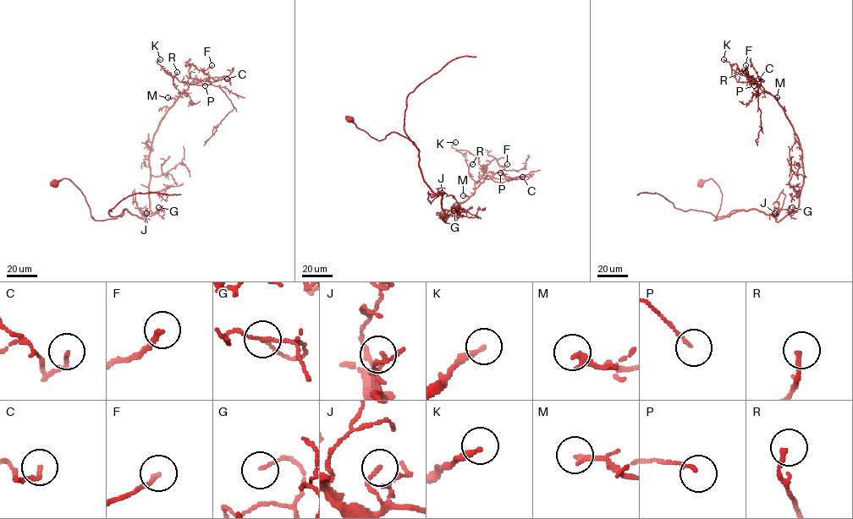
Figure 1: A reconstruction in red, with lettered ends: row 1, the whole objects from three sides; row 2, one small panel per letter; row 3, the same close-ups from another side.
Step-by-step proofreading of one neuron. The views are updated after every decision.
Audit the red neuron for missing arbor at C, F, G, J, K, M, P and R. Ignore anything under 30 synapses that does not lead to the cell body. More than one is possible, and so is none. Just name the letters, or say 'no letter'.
no letter

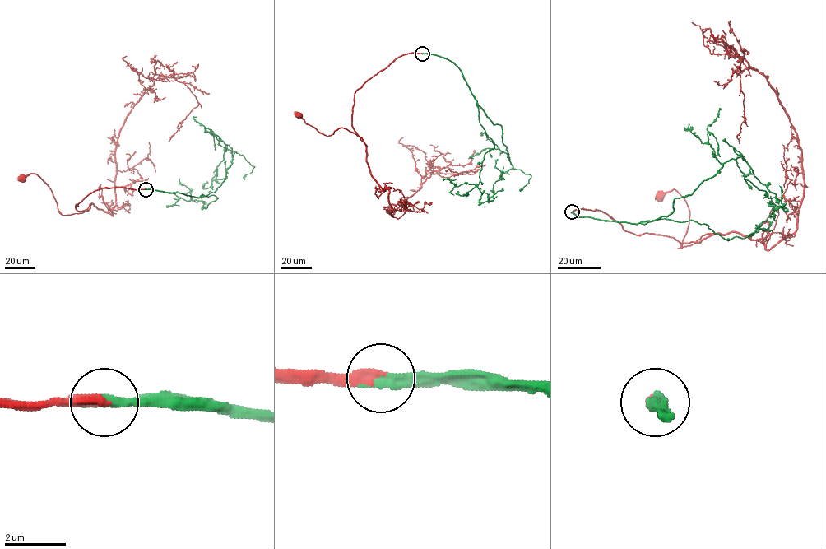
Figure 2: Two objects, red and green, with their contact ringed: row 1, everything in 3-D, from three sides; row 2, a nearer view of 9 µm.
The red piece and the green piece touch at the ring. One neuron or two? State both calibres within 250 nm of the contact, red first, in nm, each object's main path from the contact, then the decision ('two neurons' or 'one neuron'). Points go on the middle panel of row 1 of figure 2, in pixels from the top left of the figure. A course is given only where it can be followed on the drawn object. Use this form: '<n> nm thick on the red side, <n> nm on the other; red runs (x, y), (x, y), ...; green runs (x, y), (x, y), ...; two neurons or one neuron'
380 nm thick on the red side, 360 nm on the other; red runs (422, 53), (396, 58), (355, 92), (351, 126), (366, 151), (354, 133), (340, 127), (324, 135), (297, 116); green runs (422, 53), (451, 61), (478, 105), (501, 126), (512, 168), (480, 204), (484, 190); one neuron

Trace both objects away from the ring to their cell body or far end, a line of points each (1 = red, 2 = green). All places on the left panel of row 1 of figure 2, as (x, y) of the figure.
1: (146, 189), (100, 188), (76, 205), (87, 211), (90, 204), (82, 212), (62, 215), (37, 174), (20, 179)
2: (146, 189), (201, 197), (214, 192), (225, 179), (235, 151), (227, 149), (215, 179), (204, 188), (207, 183)

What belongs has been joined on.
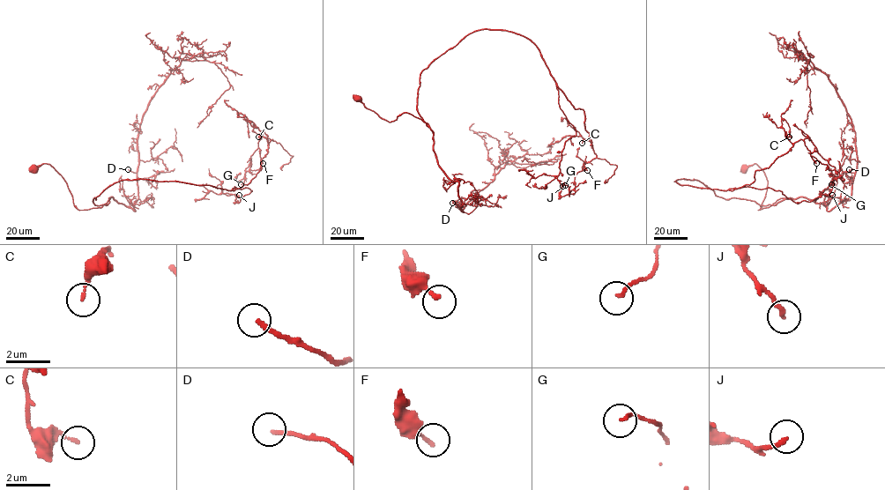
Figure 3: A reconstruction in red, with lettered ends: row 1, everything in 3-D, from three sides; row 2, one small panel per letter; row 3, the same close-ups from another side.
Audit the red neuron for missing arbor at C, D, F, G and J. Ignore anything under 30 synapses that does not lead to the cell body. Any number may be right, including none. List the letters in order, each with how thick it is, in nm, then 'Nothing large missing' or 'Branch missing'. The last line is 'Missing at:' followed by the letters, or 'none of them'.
C: Thickness 140 nm. Nothing large missing
D: Thickness 190 nm. Branch missing
F: Thickness 190 nm. Nothing large missing
G: Thickness 140 nm. Nothing large missing
J: Thickness 200 nm. Nothing large missing
Missing at: D

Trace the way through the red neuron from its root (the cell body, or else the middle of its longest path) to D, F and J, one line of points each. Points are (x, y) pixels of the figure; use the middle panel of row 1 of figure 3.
D: (356, 100), (389, 122), (407, 113), (426, 122), (433, 132), (438, 167), (458, 182), (462, 205), (452, 203)
F: (356, 100), (389, 122), (420, 118), (433, 138), (420, 73), (473, 32), (511, 31), (583, 110), (587, 170)
J: (356, 100), (389, 122), (420, 118), (433, 138), (420, 73), (473, 32), (523, 35), (576, 129), (562, 186)

